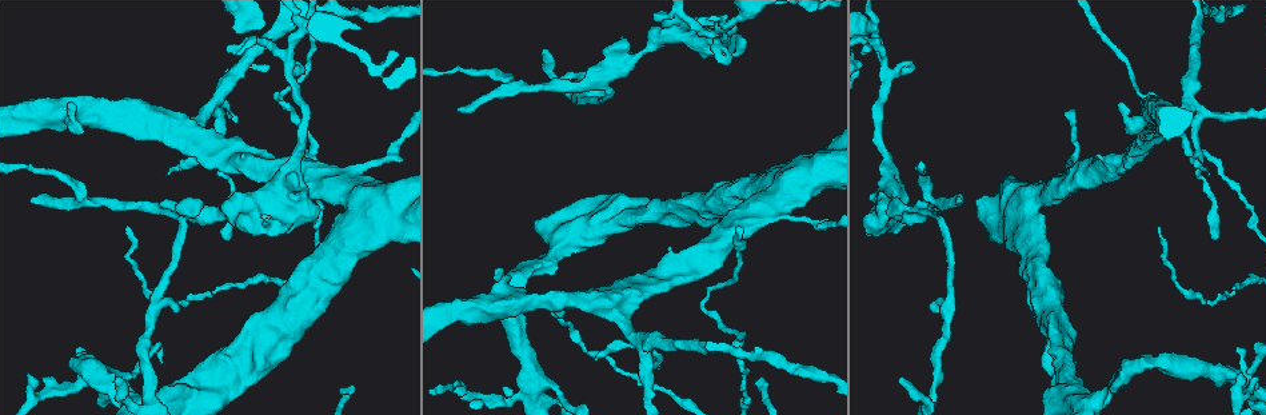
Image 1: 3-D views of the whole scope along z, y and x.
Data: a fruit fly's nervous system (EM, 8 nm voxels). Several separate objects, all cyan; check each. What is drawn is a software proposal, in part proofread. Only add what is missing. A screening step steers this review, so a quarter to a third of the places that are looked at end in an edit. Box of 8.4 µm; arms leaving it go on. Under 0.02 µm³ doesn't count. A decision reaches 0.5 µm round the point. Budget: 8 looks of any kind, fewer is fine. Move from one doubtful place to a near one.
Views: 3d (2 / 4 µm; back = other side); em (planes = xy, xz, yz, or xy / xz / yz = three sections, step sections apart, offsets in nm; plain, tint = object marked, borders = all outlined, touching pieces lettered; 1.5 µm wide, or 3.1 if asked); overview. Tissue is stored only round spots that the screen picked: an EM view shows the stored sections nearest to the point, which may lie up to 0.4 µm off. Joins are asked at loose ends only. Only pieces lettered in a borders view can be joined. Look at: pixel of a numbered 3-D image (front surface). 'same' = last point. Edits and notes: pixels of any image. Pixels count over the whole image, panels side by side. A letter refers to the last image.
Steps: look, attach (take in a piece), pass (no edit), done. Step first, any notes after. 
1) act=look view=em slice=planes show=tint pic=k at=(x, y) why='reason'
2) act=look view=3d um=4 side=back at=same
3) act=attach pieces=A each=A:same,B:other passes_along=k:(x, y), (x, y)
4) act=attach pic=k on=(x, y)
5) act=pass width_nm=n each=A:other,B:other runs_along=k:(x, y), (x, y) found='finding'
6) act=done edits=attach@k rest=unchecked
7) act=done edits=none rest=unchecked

act=look view=em slice=xy step=8 show=borders pic=1 at=(1207, 174) why='branch stops here'

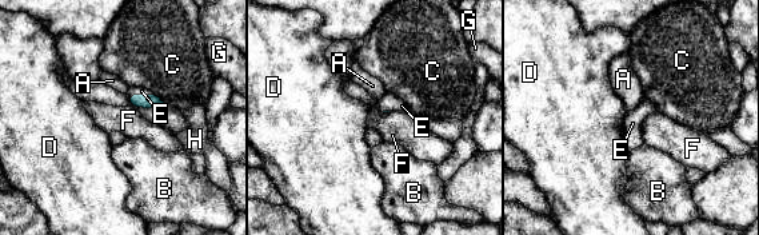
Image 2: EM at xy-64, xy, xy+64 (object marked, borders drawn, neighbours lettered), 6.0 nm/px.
act=attach pieces=E each=A:other,B:other,C:other,D:other,E:same,F:other,G:other,H:other passes_along=2:(138, 100), (140, 95), (134, 90) found='it goes on there'

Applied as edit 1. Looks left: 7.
act=look view=3d um=4 pic=1 at=(1242, 372) why='thin end'

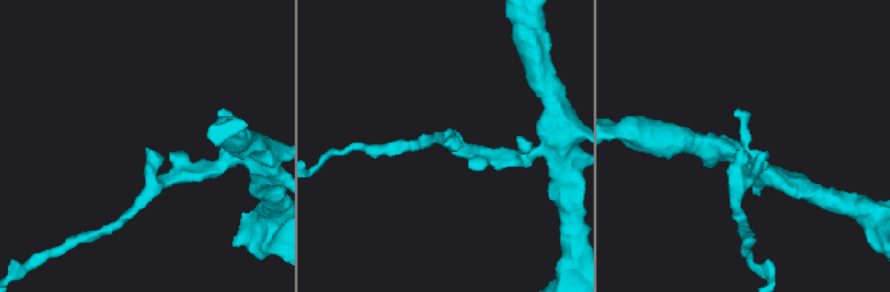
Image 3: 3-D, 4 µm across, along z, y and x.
act=look view=em slice=planes show=borders pic=3 at=(742, 151)

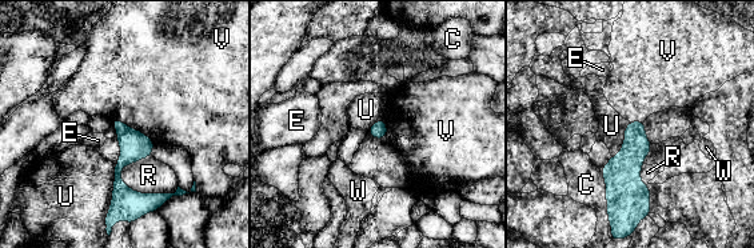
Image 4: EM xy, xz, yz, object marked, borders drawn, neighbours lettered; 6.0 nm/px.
act=pass longest_contact=R:380nm each=C:other,E:other,R:other,U:other,V:other,W:other border=4:(112, 119), (120, 119), (155, 143) found='no lettered piece goes on from it'

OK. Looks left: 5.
act=look view=em slice=planes show=borders pic=1 at=(959, 200) why='branch stops here'

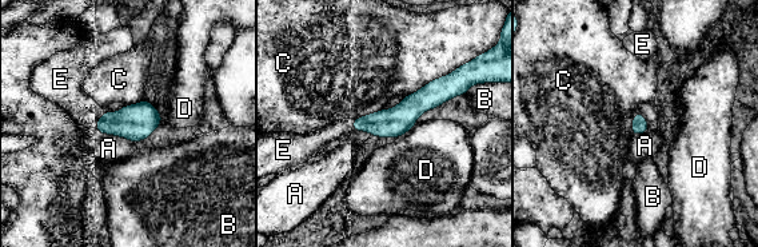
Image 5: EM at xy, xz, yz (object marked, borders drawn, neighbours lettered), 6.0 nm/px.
act=attach pieces=E width_nm=100 each=A:other,B:other,C:other,D:other,E:same found='it goes on there'

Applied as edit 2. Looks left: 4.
act=done edits=attach@2,attach@5 rest=unchecked

